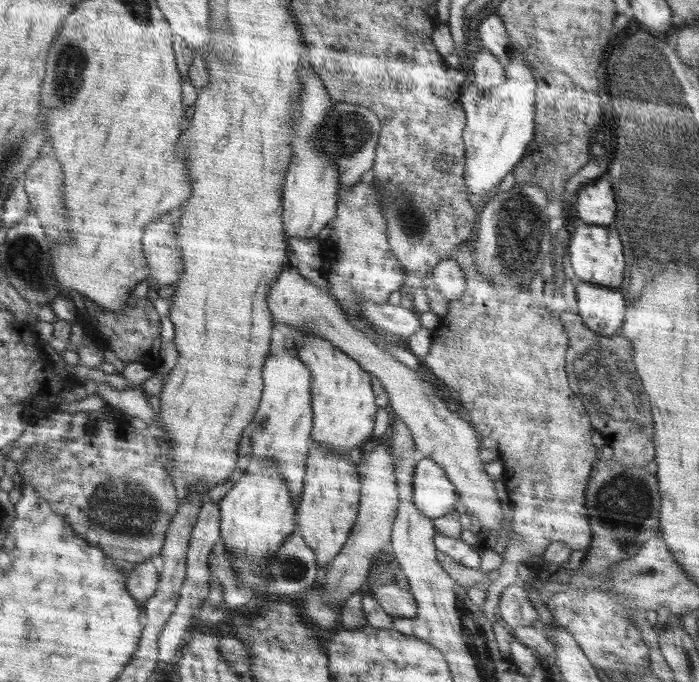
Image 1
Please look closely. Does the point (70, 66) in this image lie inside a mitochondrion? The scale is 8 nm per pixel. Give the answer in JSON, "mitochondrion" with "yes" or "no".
{"mitochondrion":"yes"}

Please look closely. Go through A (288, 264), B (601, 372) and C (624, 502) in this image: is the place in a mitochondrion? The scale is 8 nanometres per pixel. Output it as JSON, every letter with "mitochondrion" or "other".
{"A":"other","B":"mitochondrion","C":"mitochondrion"}

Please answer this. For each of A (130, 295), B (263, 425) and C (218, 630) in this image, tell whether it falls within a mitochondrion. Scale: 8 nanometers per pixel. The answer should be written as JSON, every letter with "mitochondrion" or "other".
{"A":"other","B":"mitochondrion","C":"other"}

